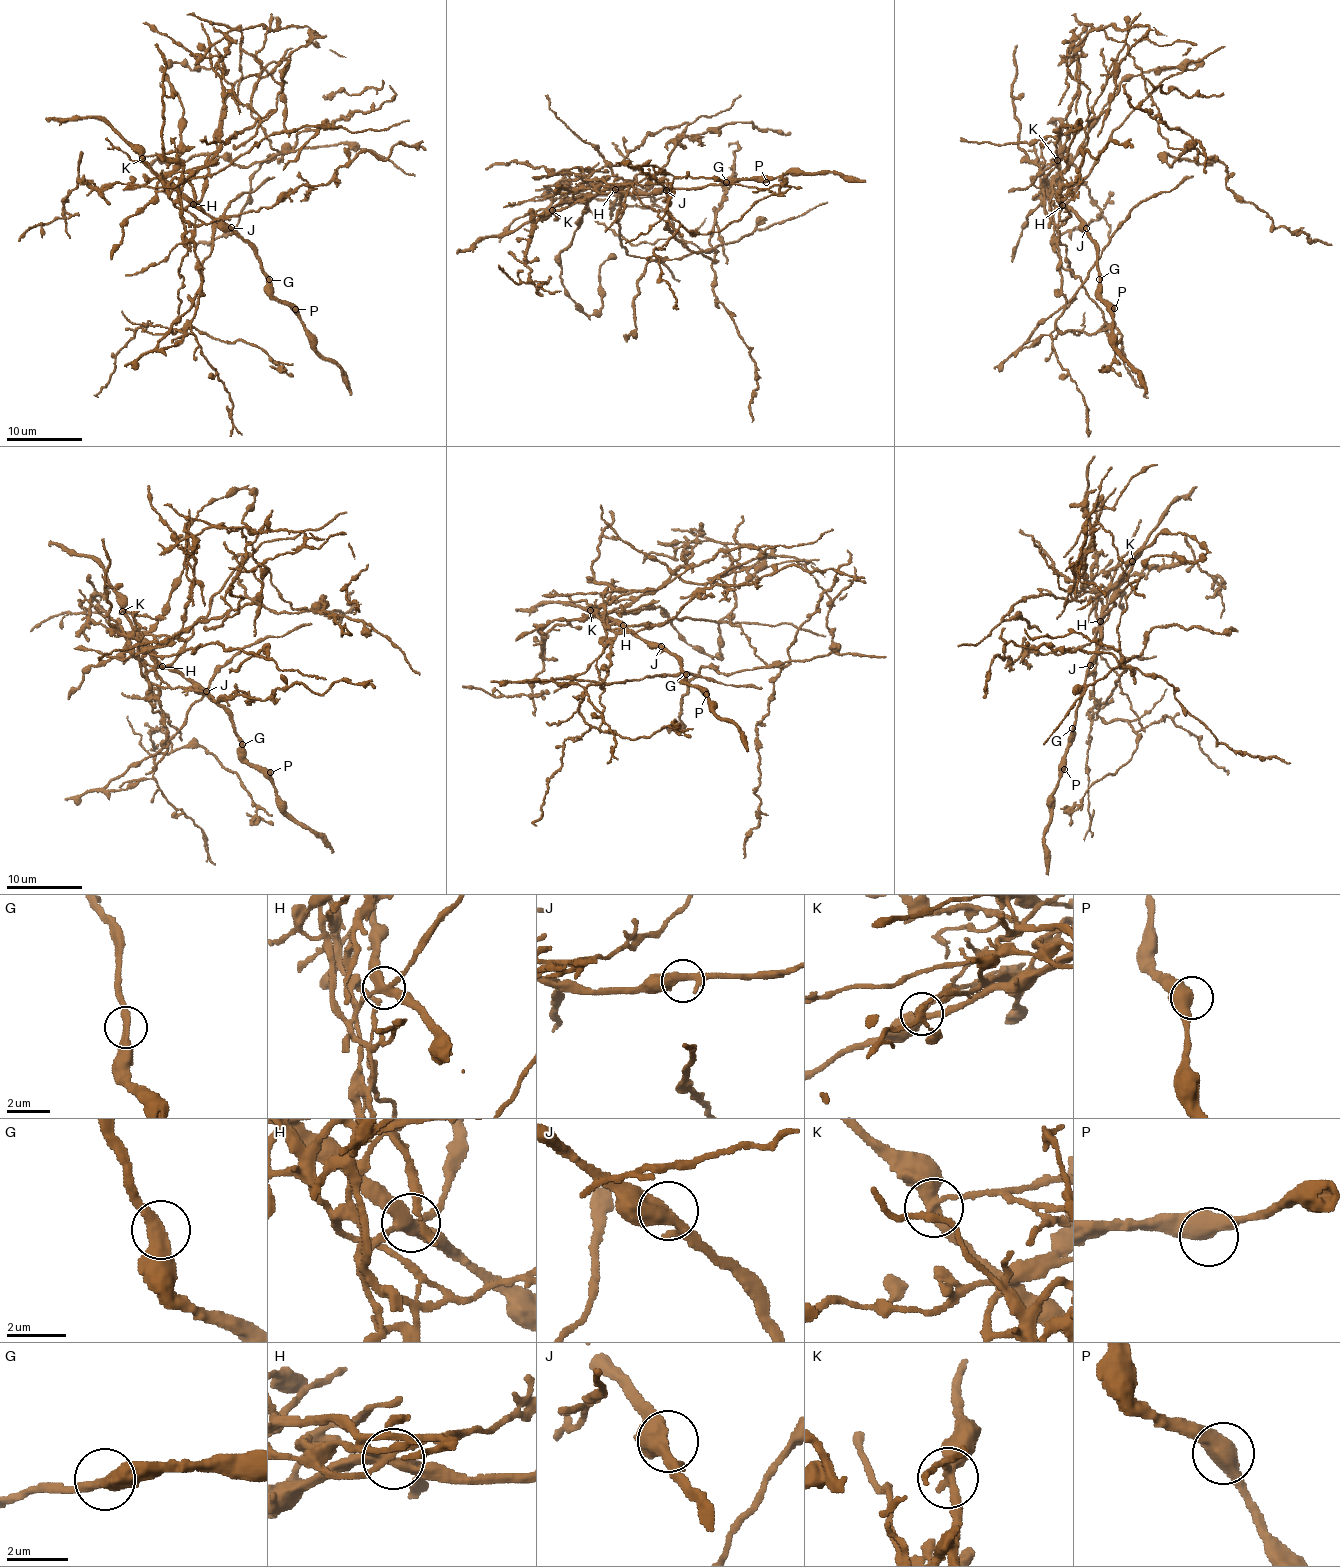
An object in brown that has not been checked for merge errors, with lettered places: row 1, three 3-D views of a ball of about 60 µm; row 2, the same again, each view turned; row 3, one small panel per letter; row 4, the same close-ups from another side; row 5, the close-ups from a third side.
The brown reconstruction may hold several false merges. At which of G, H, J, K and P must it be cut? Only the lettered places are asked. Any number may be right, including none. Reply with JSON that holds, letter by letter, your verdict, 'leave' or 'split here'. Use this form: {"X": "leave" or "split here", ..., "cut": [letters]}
{"G": "leave", "H": "split here", "J": "leave", "K": "split here", "P": "leave", "cut": ["H", "K"]}

